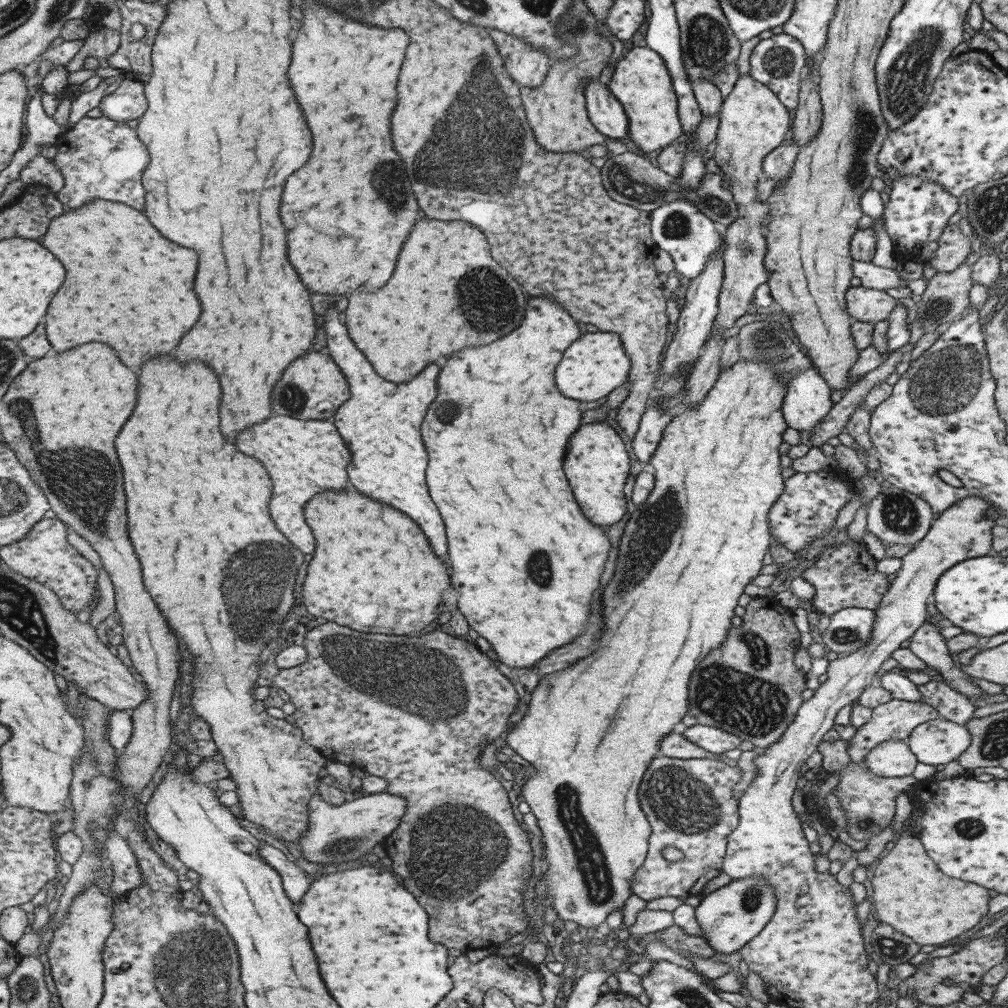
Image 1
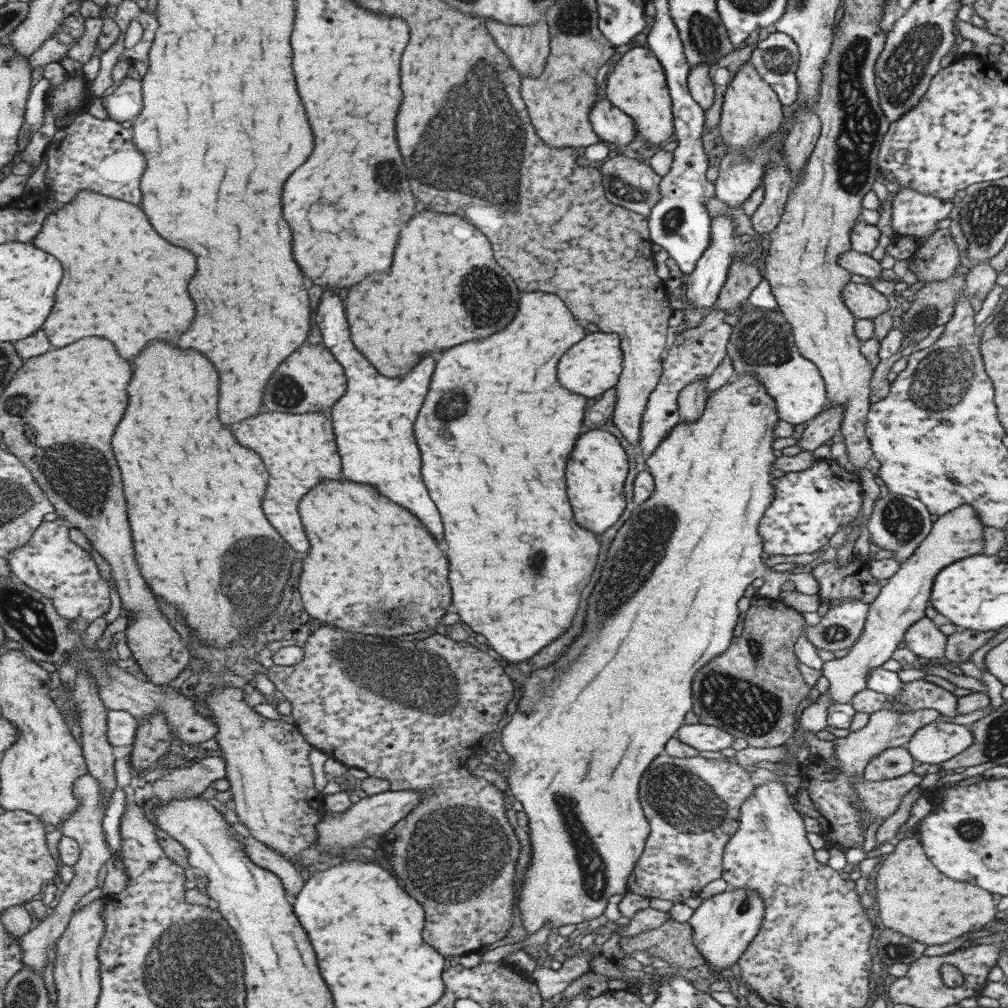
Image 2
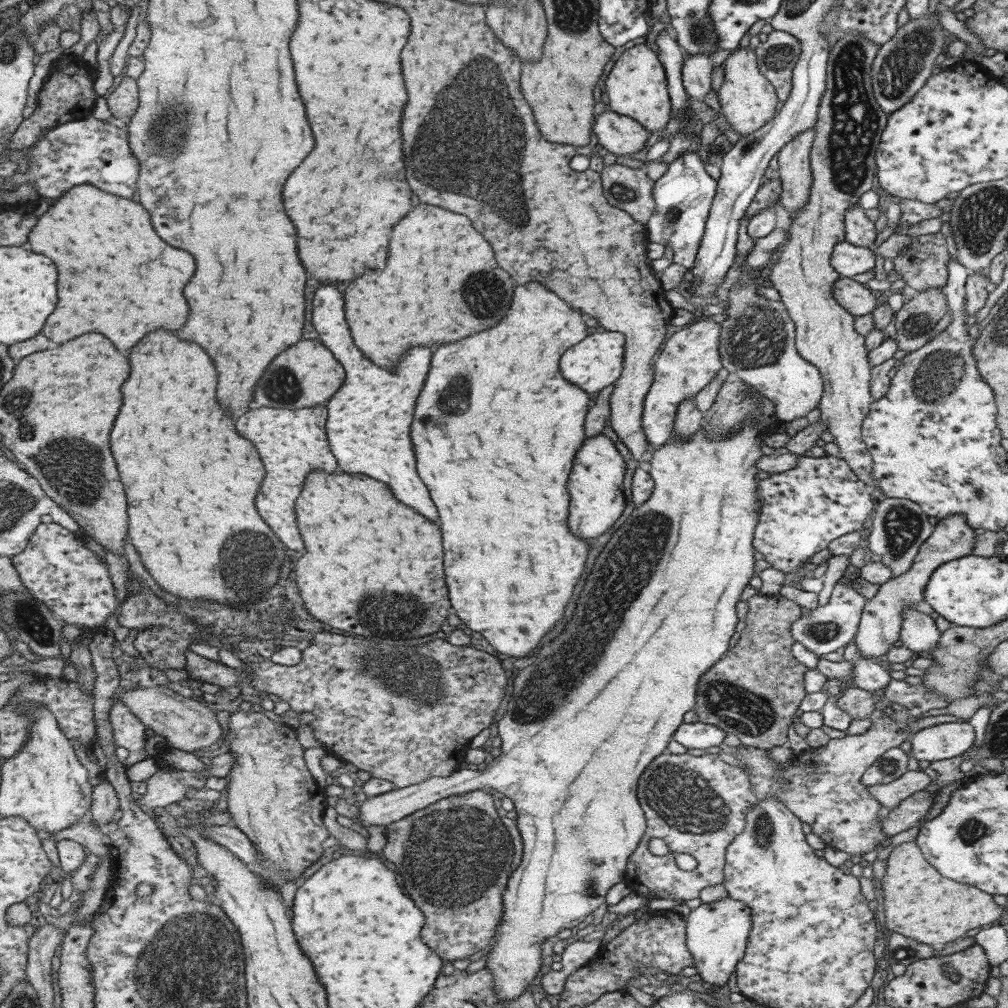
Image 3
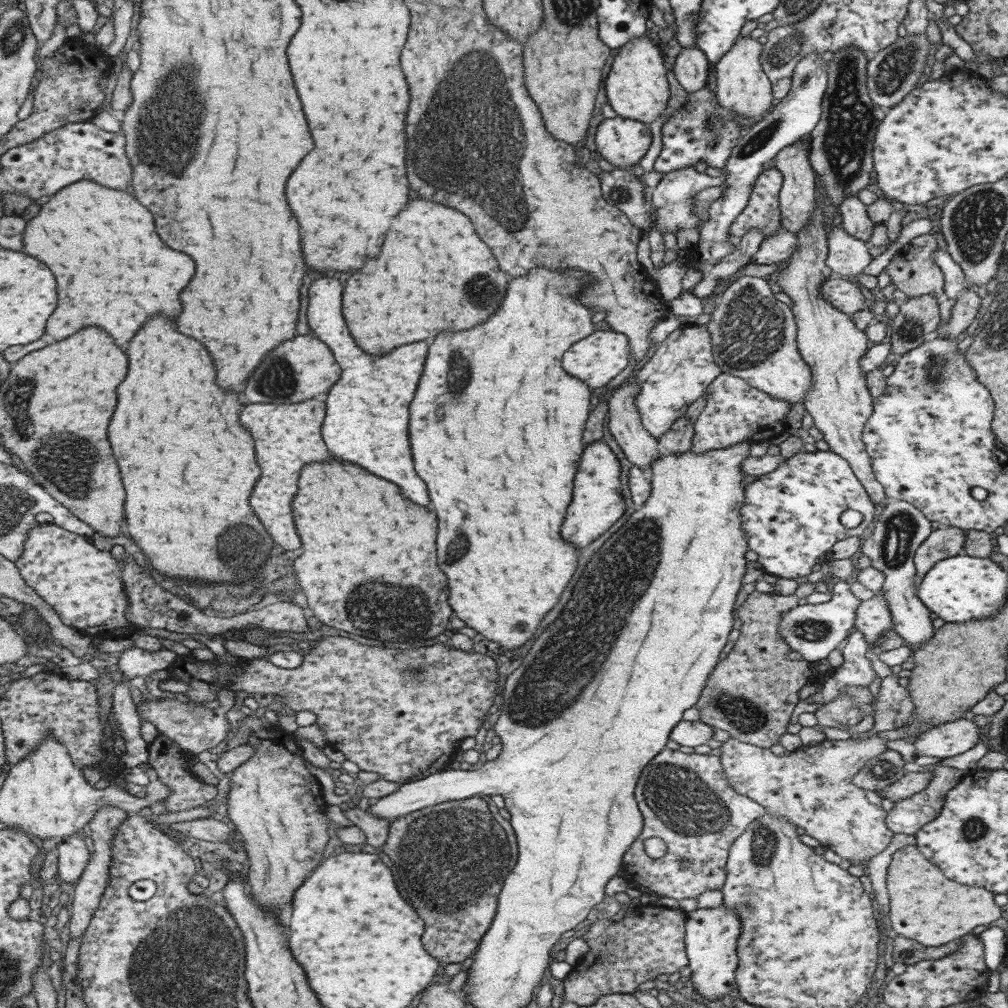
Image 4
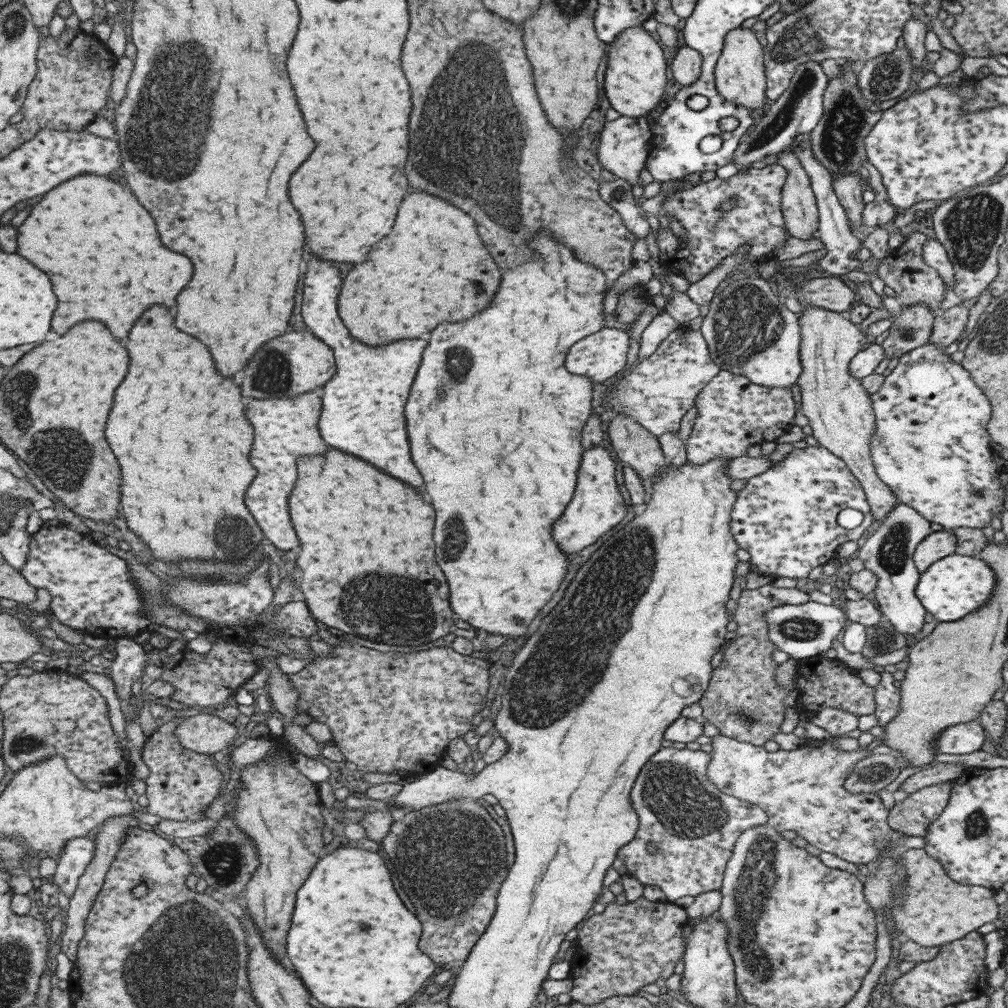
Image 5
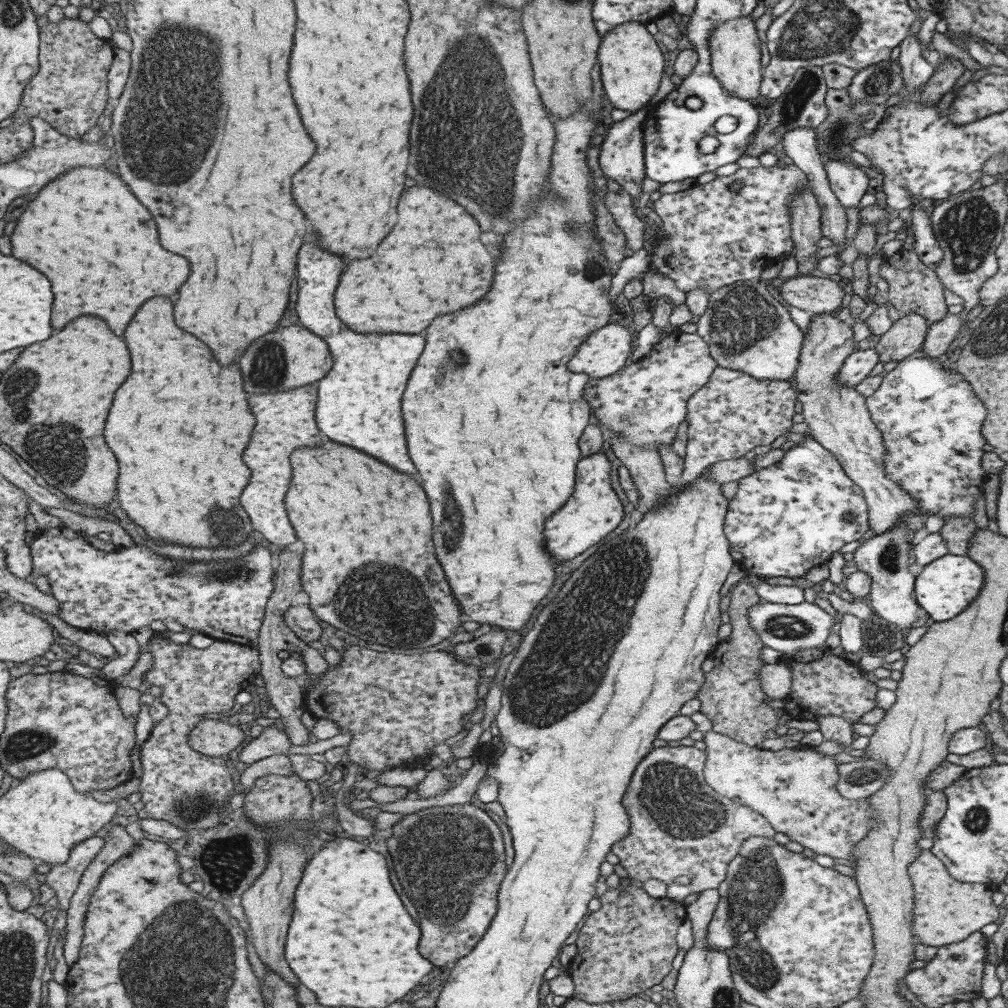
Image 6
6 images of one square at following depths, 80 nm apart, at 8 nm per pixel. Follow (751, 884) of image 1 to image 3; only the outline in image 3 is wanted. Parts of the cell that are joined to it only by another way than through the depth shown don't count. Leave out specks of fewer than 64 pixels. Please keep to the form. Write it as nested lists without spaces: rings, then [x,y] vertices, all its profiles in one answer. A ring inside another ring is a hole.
[[[728,896],[721,900],[701,903],[689,911],[685,918],[685,944],[691,953],[692,961],[697,972],[695,979],[701,983],[712,984],[717,989],[729,981],[739,959],[743,956],[747,935],[751,928],[750,910],[742,900]]]

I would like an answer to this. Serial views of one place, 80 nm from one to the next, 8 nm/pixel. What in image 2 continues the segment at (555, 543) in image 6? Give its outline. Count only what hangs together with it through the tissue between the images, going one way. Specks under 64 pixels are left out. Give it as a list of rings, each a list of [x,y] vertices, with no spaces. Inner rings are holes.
[[[600,429],[581,434],[575,442],[575,448],[565,468],[567,498],[571,502],[575,522],[579,522],[579,526],[593,534],[601,534],[603,530],[615,524],[625,508],[623,497],[625,476],[627,476],[627,457],[614,435]]]

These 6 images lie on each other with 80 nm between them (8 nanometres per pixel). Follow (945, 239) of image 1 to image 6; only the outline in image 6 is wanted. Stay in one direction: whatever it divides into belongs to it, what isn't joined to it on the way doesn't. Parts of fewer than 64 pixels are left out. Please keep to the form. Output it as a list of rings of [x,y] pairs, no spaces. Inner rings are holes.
[[[913,246],[909,251],[899,250],[889,260],[884,258],[879,266],[877,276],[887,283],[885,299],[900,316],[917,314],[926,320],[927,325],[931,325],[947,314],[943,296],[945,288],[942,282],[937,279],[932,268],[924,266],[919,261]]]

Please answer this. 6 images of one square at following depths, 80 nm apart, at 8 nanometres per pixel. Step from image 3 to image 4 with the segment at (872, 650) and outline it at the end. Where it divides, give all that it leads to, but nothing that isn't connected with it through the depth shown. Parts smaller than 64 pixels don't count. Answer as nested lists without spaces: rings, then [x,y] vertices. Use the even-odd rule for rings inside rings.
[[[939,526],[915,549],[912,562],[916,568],[916,588],[922,576],[939,560],[959,555],[965,542],[964,530],[957,526]],[[882,589],[870,599],[858,604],[855,609],[854,628],[863,635],[867,648],[878,641],[887,629],[892,629],[891,615],[882,595]]]

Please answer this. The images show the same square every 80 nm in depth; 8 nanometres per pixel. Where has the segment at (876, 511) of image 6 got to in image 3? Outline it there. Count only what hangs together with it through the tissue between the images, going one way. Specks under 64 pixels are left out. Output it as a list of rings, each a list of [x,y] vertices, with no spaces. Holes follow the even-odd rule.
[[[849,31],[840,34],[828,53],[826,87],[818,104],[814,139],[808,156],[812,176],[808,201],[794,212],[786,230],[785,242],[775,253],[777,260],[769,262],[765,275],[766,283],[777,290],[779,302],[783,304],[785,312],[794,324],[796,351],[803,360],[815,366],[821,377],[823,391],[816,404],[819,410],[818,421],[822,422],[826,431],[833,436],[832,442],[837,445],[839,456],[849,465],[854,475],[873,489],[878,486],[876,481],[869,477],[872,473],[872,458],[861,438],[861,425],[873,401],[869,392],[871,369],[867,360],[864,336],[854,329],[854,317],[835,303],[832,297],[833,284],[841,276],[831,268],[830,258],[835,243],[845,241],[843,215],[846,208],[856,203],[863,192],[876,187],[874,154],[888,117],[888,114],[879,108],[871,90],[870,66],[878,48],[879,44],[867,41],[861,33]]]

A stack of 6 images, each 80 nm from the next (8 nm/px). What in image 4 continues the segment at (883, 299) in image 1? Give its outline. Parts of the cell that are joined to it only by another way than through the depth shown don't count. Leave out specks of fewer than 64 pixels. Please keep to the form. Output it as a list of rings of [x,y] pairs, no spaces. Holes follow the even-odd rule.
[[[832,275],[827,278],[818,291],[829,305],[848,316],[862,310],[863,302],[865,302],[859,288],[851,282],[841,279],[840,276]]]

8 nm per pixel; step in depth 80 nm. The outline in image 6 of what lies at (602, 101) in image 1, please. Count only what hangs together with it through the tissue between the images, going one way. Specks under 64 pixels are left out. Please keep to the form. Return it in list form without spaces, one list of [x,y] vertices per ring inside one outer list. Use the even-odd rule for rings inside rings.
[[[639,109],[621,121],[616,121],[609,127],[605,139],[599,147],[598,164],[606,178],[611,178],[619,184],[631,197],[640,192],[641,181],[645,178],[643,160],[642,124],[647,114]]]

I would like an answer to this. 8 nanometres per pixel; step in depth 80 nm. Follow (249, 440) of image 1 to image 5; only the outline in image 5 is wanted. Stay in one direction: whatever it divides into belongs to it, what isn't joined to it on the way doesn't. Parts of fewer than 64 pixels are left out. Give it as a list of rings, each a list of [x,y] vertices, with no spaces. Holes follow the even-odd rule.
[[[319,390],[306,392],[296,397],[271,398],[271,400],[251,400],[251,422],[255,422],[255,446],[251,452],[251,462],[257,468],[257,478],[247,492],[247,508],[255,514],[259,526],[267,534],[270,542],[281,550],[291,550],[301,546],[291,514],[289,496],[297,482],[298,458],[307,454],[323,454],[329,444],[321,438],[322,393]]]

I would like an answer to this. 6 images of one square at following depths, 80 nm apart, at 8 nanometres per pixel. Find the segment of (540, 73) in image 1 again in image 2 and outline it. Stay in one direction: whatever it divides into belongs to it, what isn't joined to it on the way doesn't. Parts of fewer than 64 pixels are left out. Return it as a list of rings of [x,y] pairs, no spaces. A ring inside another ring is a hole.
[[[499,21],[485,22],[489,35],[502,50],[520,78],[538,77],[550,48],[546,21],[534,25],[508,25]]]

